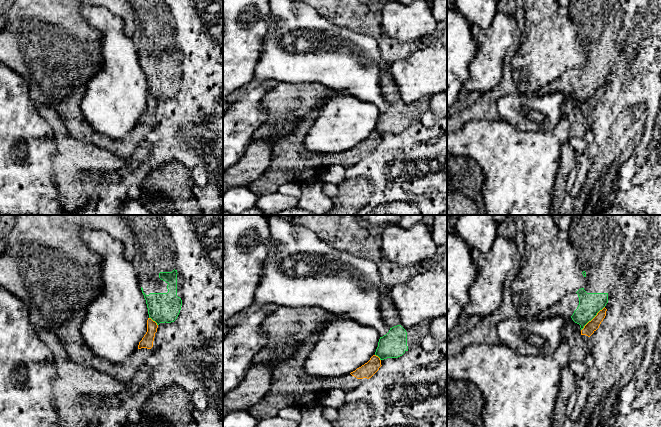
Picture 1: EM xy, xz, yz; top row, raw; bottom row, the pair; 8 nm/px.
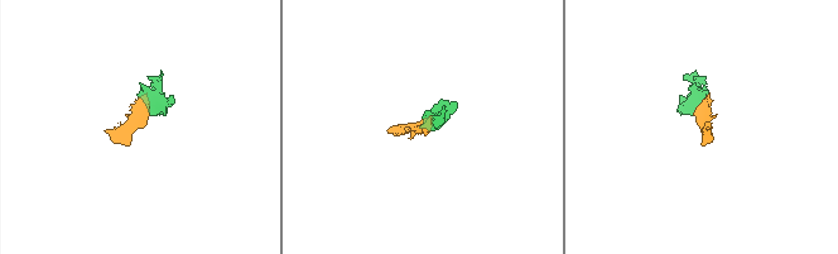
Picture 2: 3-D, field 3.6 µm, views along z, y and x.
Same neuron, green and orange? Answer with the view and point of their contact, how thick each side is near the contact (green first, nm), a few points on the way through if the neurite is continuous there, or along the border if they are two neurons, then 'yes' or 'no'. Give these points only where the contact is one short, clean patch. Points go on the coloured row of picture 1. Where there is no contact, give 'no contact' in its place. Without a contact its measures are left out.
meets green in yz at (592, 318); 180 nm thick on the green side, 90 nm on the other; border along yz (604, 306), (581, 330); no

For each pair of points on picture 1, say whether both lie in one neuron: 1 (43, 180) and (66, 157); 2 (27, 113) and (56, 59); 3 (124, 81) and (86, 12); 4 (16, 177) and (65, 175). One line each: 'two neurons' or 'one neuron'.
1: two neurons
2: two neurons
3: one neuron
4: two neurons

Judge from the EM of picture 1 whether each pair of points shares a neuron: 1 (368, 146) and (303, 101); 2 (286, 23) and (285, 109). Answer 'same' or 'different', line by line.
1: different
2: different

